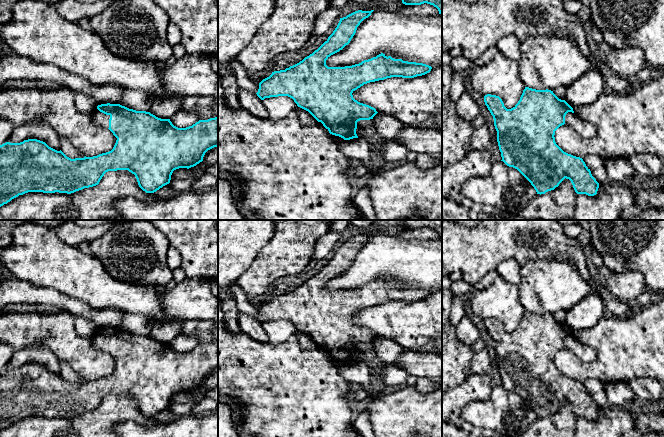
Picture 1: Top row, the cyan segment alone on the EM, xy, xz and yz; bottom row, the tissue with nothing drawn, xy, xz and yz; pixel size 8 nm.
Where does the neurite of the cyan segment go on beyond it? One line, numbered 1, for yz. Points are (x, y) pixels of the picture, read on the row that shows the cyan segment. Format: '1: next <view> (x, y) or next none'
1: next yz (584, 128)

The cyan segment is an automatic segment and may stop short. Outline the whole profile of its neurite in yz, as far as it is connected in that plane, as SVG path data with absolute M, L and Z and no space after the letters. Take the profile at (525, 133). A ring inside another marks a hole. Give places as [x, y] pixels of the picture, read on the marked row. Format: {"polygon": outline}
{"polygon": "M525 87L518 103L511 109L504 106L499 96L487 94L484 102L494 119L497 131L497 142L502 160L507 166L517 169L534 187L537 194L545 194L554 190L566 178L569 179L577 194L594 196L597 194L599 183L592 176L590 169L582 158L564 152L555 142L555 131L562 125L570 126L580 136L591 139L597 135L597 126L589 121L579 118L573 108L565 101L559 99L551 90L536 90Z"}

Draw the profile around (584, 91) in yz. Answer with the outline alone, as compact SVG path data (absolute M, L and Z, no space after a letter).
M592 67L566 87L565 101L572 108L590 105L604 93L605 84L605 77L599 70Z

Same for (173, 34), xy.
M170 22L167 28L166 37L167 37L168 43L172 47L176 44L179 44L181 42L182 36L181 36L181 31L178 28L178 26Z

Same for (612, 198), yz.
M608 182L599 185L597 194L577 194L574 220L619 220L623 211L634 205L632 184Z

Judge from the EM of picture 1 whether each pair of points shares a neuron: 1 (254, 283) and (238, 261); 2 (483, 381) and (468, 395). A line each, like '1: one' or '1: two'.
1: two
2: one

